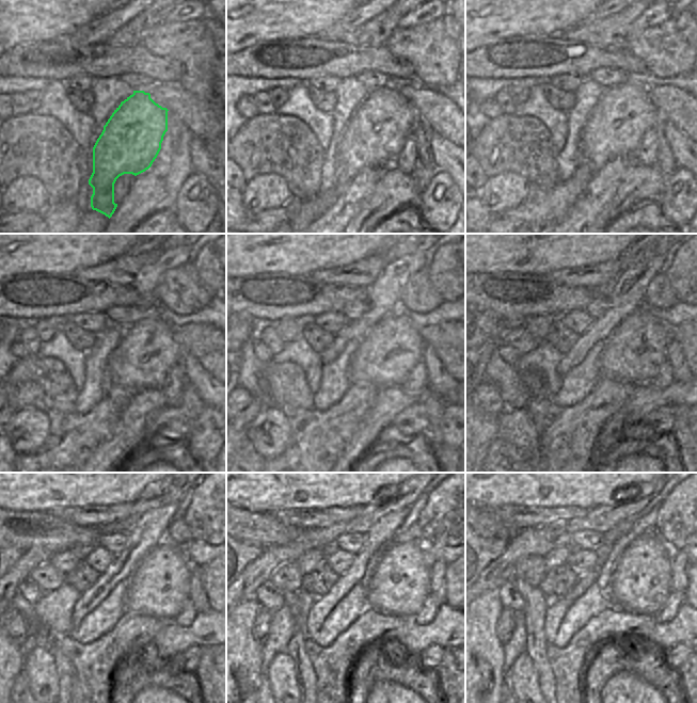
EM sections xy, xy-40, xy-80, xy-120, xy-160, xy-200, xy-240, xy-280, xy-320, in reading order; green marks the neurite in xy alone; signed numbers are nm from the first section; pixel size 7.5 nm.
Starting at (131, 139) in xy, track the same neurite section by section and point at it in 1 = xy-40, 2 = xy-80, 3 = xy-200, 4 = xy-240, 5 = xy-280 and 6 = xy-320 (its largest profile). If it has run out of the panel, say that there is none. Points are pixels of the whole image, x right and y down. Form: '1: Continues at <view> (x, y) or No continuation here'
1: Continues at xy-40 (375, 134)
2: Continues at xy-80 (616, 126)
3: Continues at xy-200 (636, 349)
4: Continues at xy-240 (159, 586)
5: Continues at xy-280 (400, 585)
6: Continues at xy-320 (642, 581)

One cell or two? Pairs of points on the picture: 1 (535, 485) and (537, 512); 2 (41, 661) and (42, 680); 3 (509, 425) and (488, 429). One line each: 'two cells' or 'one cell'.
1: two cells
2: one cell
3: two cells

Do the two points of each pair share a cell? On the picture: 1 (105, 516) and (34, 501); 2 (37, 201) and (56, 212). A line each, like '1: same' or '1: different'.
1: different
2: different

